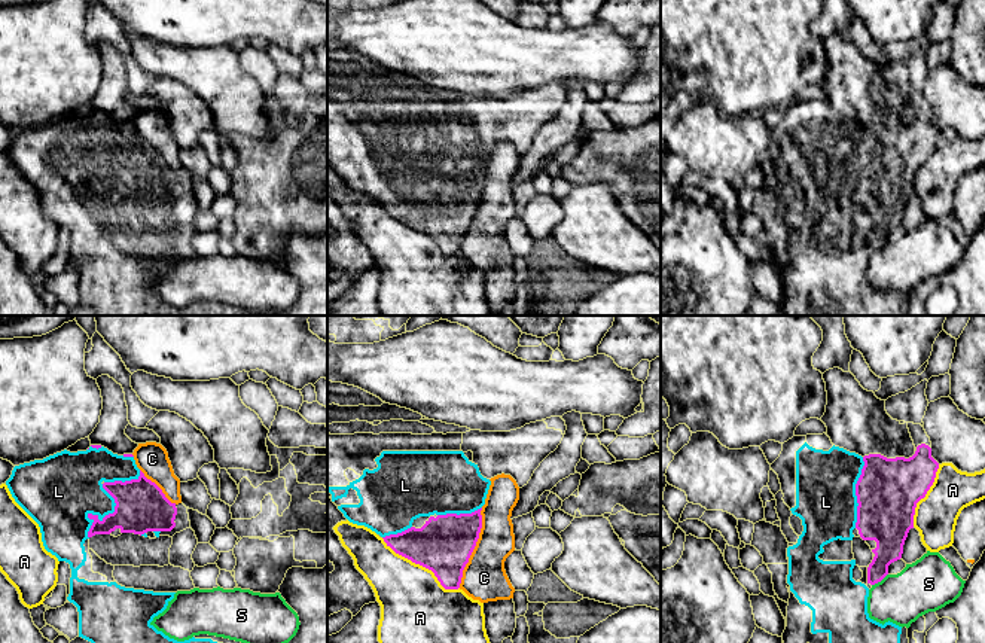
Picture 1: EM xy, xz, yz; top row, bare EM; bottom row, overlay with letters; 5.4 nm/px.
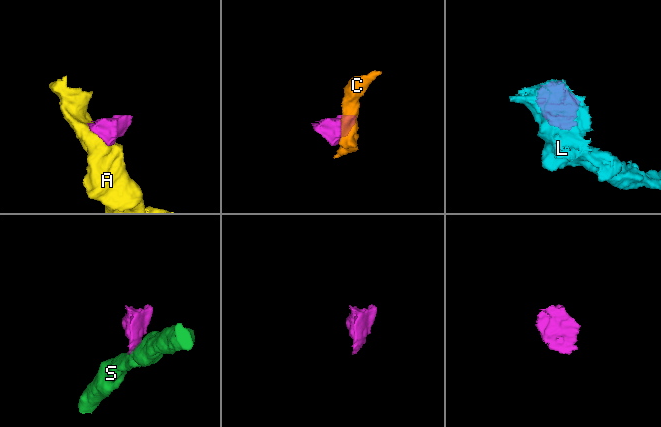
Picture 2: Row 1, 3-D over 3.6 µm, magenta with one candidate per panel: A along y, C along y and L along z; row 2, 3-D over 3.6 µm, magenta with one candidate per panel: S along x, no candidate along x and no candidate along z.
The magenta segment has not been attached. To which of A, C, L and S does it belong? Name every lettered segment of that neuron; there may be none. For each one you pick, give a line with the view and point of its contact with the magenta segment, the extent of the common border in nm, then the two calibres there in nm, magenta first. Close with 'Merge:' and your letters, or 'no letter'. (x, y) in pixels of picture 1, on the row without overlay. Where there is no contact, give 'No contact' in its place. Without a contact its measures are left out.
L: Touches magenta at xy (115, 168). Shared border 460 nm. Thickness 280 nm (magenta) against 320 nm
Merge: L

